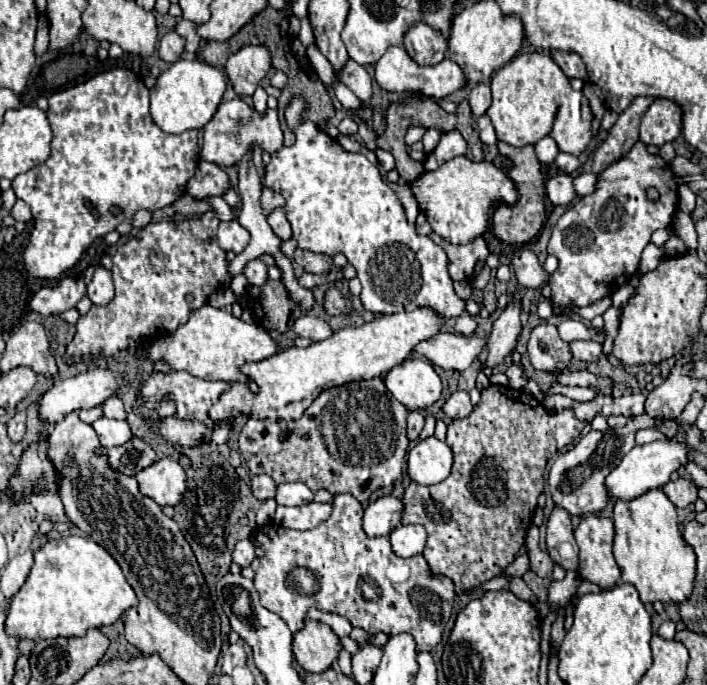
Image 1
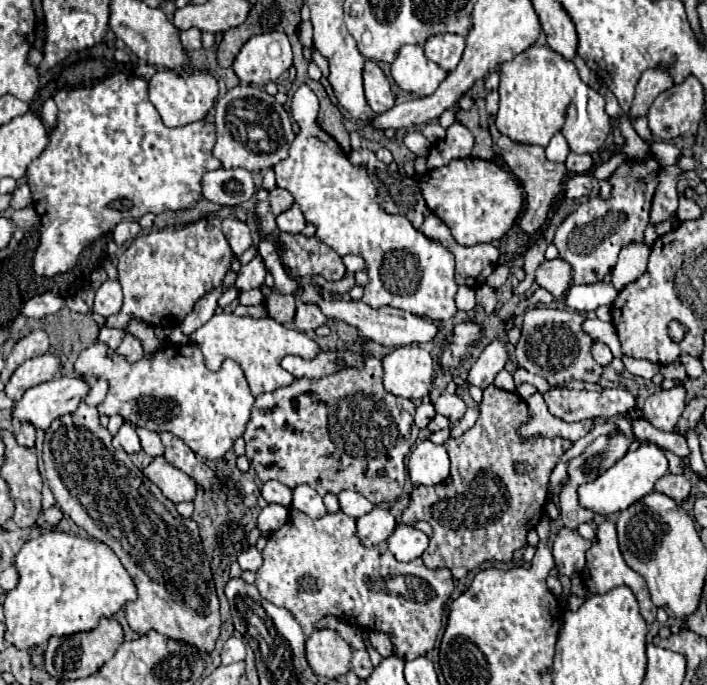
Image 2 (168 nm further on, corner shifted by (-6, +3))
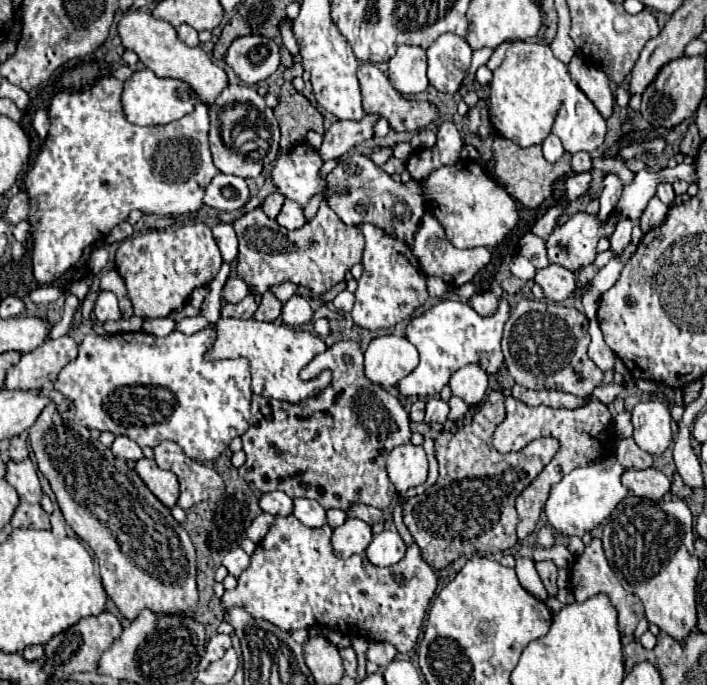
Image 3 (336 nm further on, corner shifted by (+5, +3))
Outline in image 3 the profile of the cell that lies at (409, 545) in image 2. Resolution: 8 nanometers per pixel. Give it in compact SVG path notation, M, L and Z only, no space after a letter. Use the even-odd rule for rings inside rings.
M381 531L365 549L365 559L375 567L389 567L405 557L405 543L395 531Z

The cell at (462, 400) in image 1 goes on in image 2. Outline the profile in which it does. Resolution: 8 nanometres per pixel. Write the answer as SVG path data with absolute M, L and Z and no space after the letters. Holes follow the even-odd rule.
M448 393L440 395L438 401L434 403L434 407L436 407L436 411L438 411L440 415L448 417L452 423L454 423L454 421L460 421L460 419L464 417L466 409L468 409L460 395L448 395Z

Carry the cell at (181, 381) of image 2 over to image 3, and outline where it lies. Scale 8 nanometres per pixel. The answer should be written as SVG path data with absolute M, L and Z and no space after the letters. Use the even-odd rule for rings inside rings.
M215 325L193 335L185 335L181 331L173 331L167 337L155 337L143 331L87 335L79 345L79 357L65 365L55 381L55 389L71 401L63 419L87 429L127 435L137 441L139 447L155 447L161 441L175 441L189 459L199 463L217 459L229 447L233 437L241 437L249 429L253 391L247 359L205 359L205 353L215 343L215 335Z

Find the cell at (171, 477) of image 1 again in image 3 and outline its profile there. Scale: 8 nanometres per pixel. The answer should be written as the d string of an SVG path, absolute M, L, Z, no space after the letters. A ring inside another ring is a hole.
M139 459L135 467L137 475L143 479L143 483L151 489L151 493L167 507L171 509L179 499L179 481L177 475L165 469L159 469L153 459Z

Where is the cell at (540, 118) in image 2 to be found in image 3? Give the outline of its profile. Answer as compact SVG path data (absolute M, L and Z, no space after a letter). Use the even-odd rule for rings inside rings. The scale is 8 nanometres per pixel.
M515 41L507 49L503 63L493 71L493 79L489 83L489 103L491 121L497 133L521 147L541 145L553 127L553 133L561 139L565 151L591 153L603 143L607 133L601 113L587 99L587 95L579 91L572 79L569 79L567 67L553 55L551 47L543 43Z

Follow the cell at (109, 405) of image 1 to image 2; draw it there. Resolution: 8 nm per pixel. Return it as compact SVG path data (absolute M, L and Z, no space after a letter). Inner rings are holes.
M136 427L136 433L140 437L140 443L142 443L142 449L152 455L152 457L160 457L164 453L164 445L160 441L160 435L158 433L152 433L144 427Z

